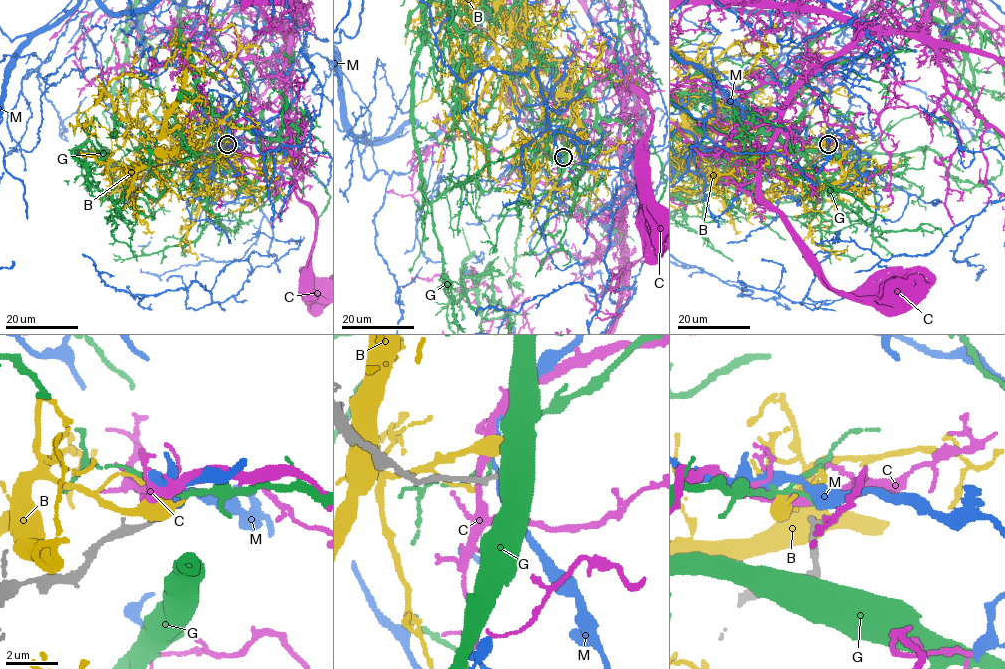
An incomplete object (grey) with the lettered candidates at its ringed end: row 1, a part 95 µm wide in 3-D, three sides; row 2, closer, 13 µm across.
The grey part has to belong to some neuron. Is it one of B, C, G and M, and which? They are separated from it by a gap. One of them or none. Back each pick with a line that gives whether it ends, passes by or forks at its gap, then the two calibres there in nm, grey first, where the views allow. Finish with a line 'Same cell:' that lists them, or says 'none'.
Same cell: none

